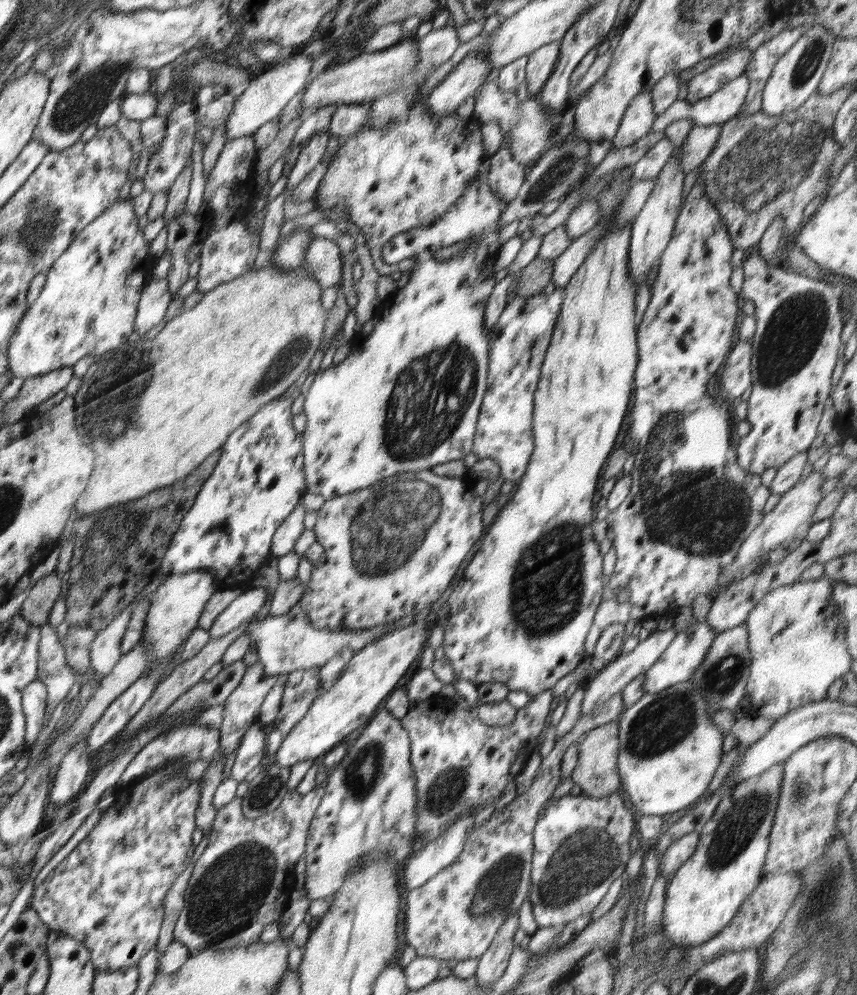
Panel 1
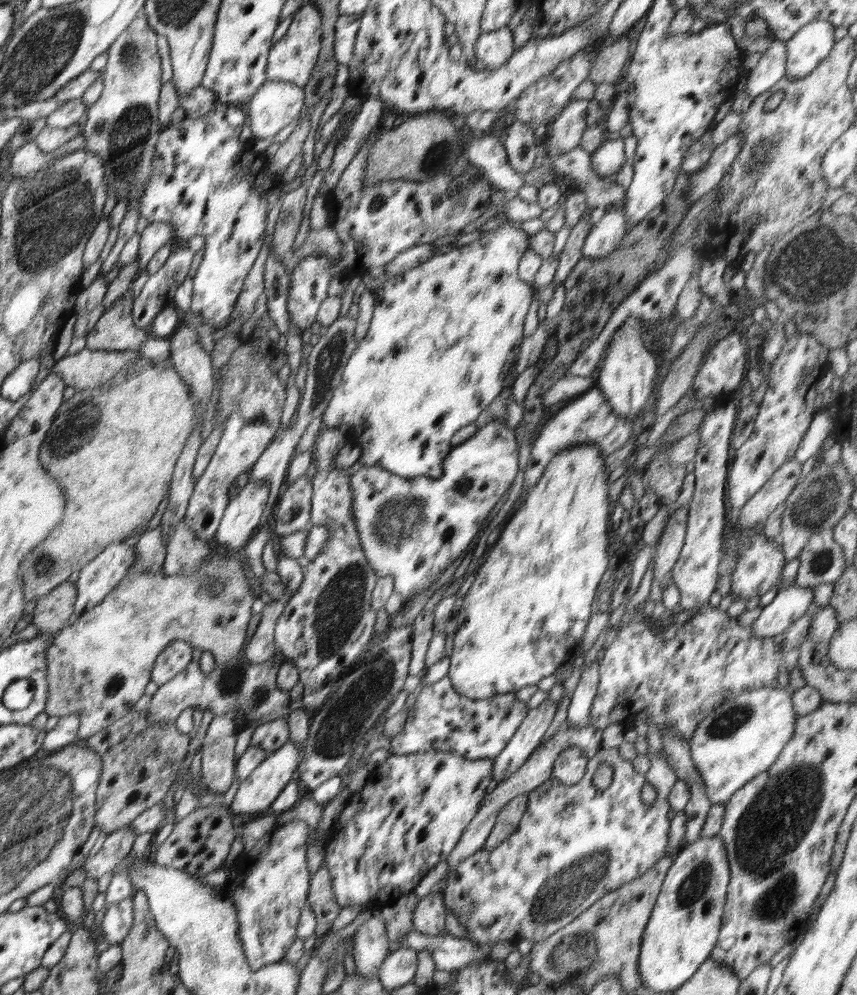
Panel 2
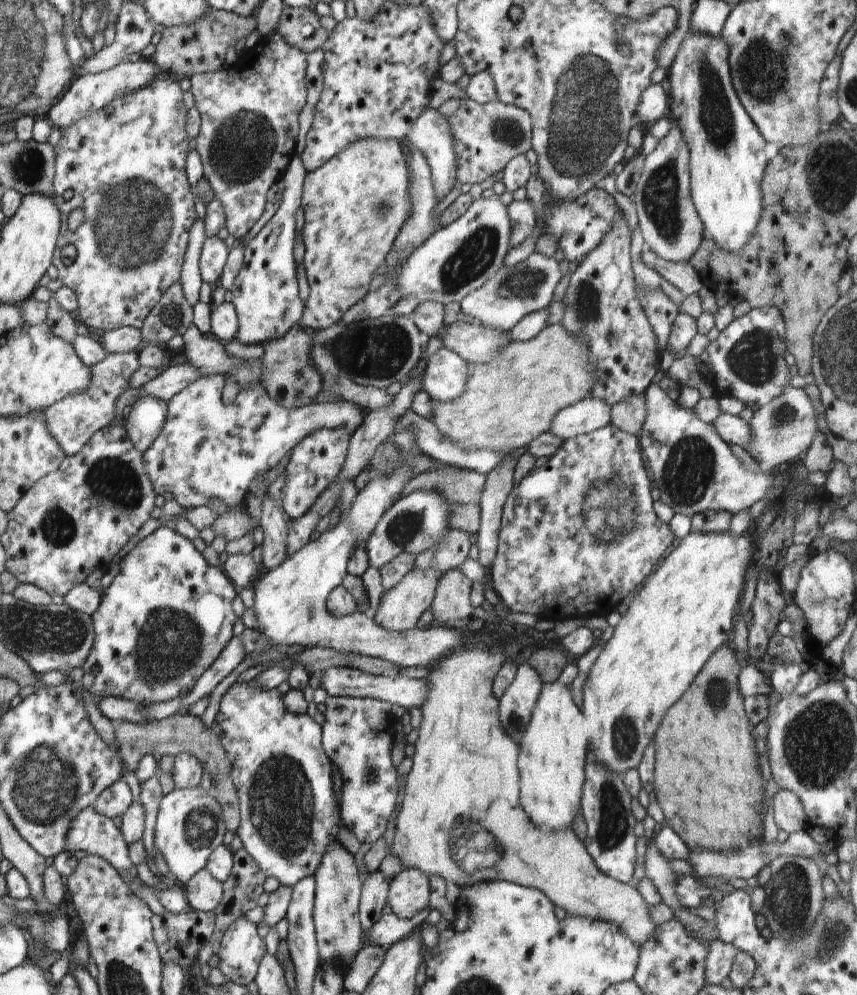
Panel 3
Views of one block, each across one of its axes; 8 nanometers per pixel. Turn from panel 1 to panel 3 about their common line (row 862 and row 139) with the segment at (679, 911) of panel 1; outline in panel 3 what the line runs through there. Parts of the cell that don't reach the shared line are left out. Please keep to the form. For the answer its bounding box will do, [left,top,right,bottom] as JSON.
[667,32,769,252]

